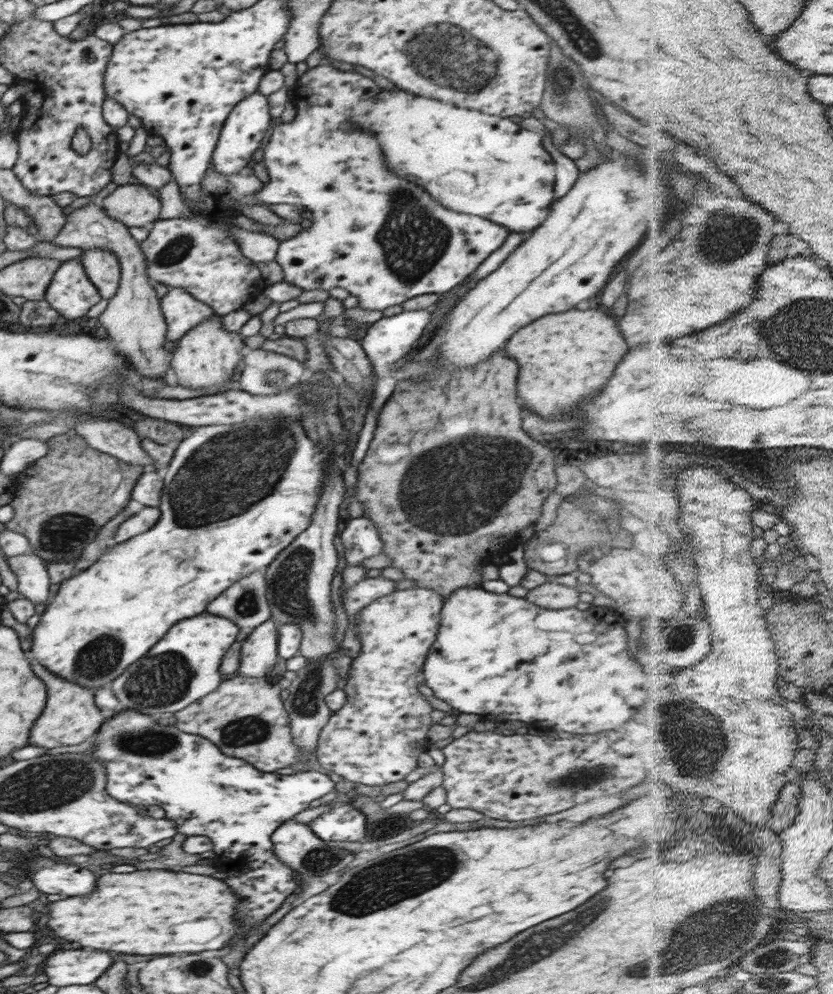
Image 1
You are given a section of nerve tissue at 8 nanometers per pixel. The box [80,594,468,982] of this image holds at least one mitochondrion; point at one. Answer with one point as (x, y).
(403, 868)

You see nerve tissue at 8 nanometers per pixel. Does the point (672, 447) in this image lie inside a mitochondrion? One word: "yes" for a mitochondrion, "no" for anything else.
no

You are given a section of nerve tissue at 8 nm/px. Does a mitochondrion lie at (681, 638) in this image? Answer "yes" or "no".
yes

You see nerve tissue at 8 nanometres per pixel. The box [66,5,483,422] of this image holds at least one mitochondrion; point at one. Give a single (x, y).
(412, 240)

